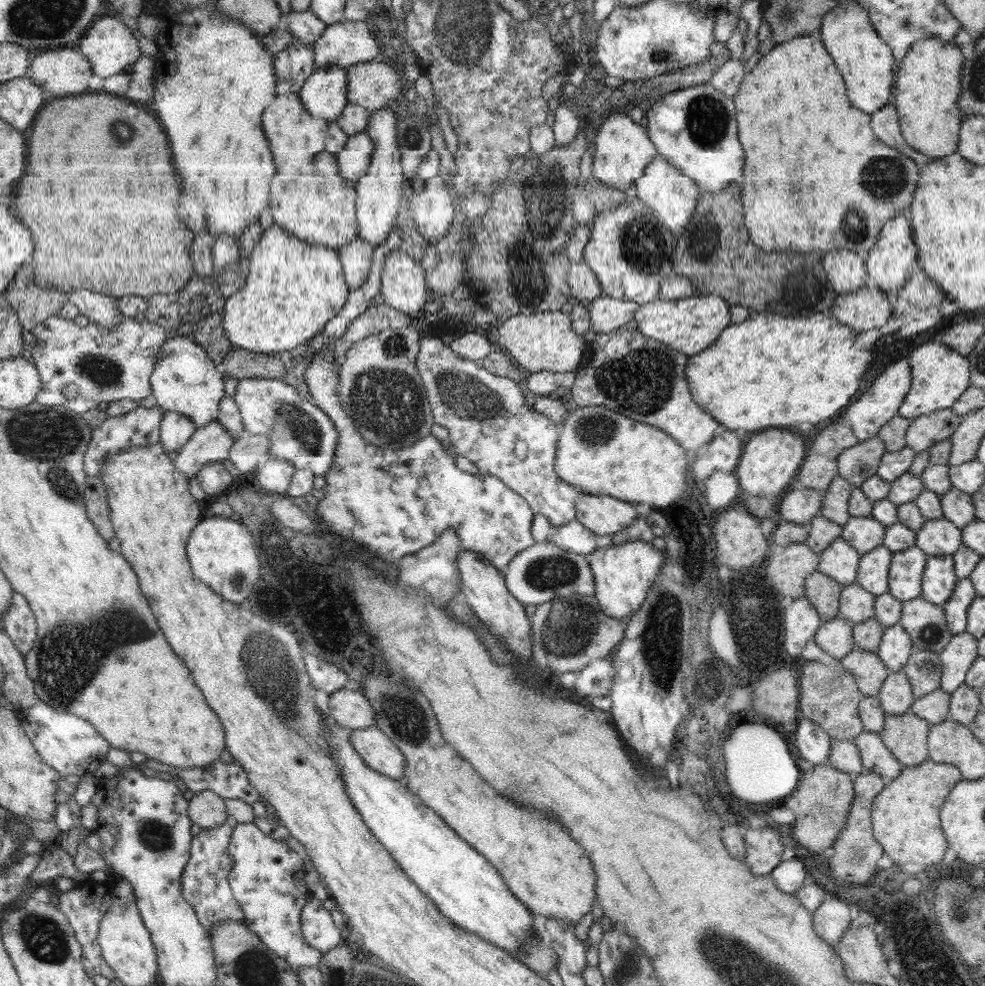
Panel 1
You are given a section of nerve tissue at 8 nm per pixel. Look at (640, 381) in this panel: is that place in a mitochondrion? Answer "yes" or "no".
yes

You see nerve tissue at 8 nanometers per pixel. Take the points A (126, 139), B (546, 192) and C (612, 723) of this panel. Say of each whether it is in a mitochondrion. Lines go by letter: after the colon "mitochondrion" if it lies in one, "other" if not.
A: mitochondrion
B: mitochondrion
C: other

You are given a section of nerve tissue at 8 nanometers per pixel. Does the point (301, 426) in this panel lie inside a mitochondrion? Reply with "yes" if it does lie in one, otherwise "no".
yes

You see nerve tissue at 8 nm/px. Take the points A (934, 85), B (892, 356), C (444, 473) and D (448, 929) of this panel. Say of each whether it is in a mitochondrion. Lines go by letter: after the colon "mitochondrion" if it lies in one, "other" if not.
A: other
B: other
C: other
D: other

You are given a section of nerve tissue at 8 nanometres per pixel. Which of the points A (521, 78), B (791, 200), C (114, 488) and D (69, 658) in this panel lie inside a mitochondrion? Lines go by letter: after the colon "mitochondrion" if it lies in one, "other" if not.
A: other
B: other
C: other
D: mitochondrion

